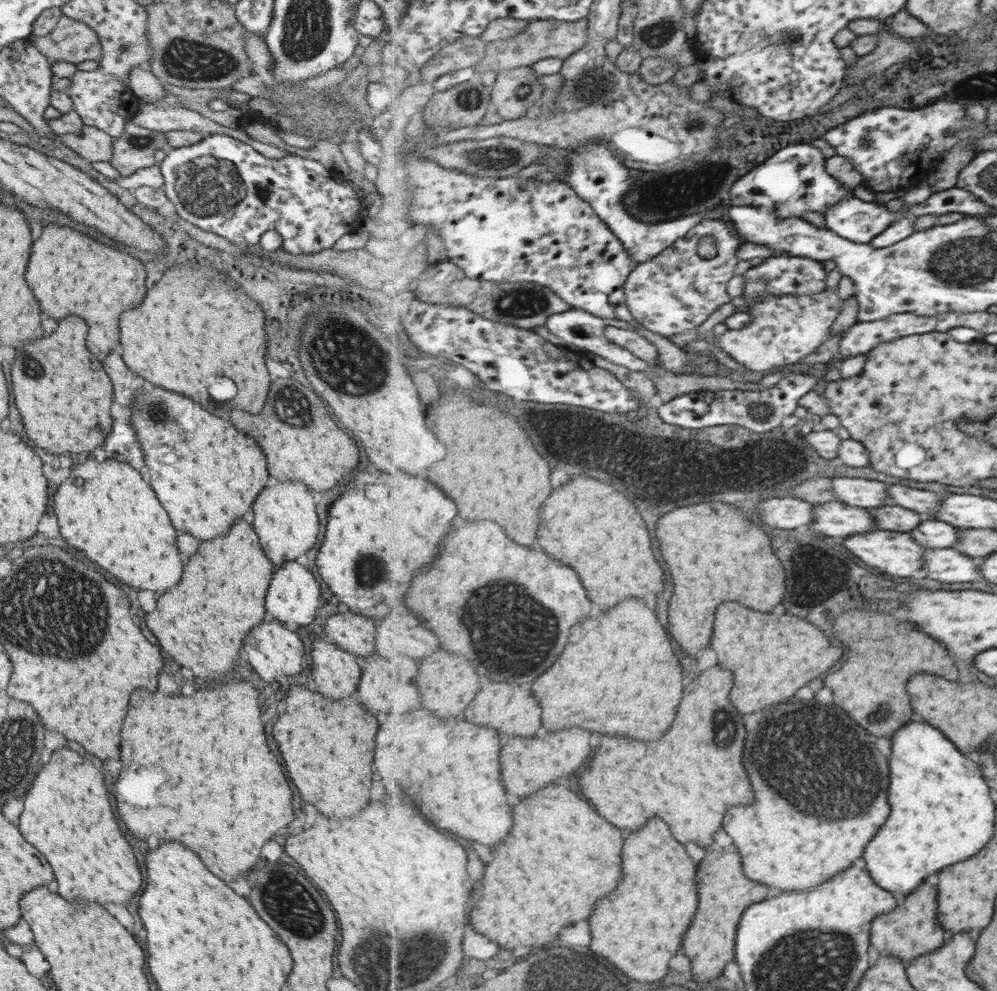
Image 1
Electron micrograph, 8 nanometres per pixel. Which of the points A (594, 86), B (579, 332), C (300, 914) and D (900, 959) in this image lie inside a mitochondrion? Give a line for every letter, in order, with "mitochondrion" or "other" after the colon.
A: mitochondrion
B: other
C: mitochondrion
D: other

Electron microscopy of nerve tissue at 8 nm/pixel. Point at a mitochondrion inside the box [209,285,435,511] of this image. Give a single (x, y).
(347, 360)

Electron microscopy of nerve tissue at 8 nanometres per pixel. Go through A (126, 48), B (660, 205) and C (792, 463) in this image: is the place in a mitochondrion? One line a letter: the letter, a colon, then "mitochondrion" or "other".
A: mitochondrion
B: mitochondrion
C: mitochondrion

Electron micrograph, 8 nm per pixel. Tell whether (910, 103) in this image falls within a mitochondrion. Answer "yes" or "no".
no

